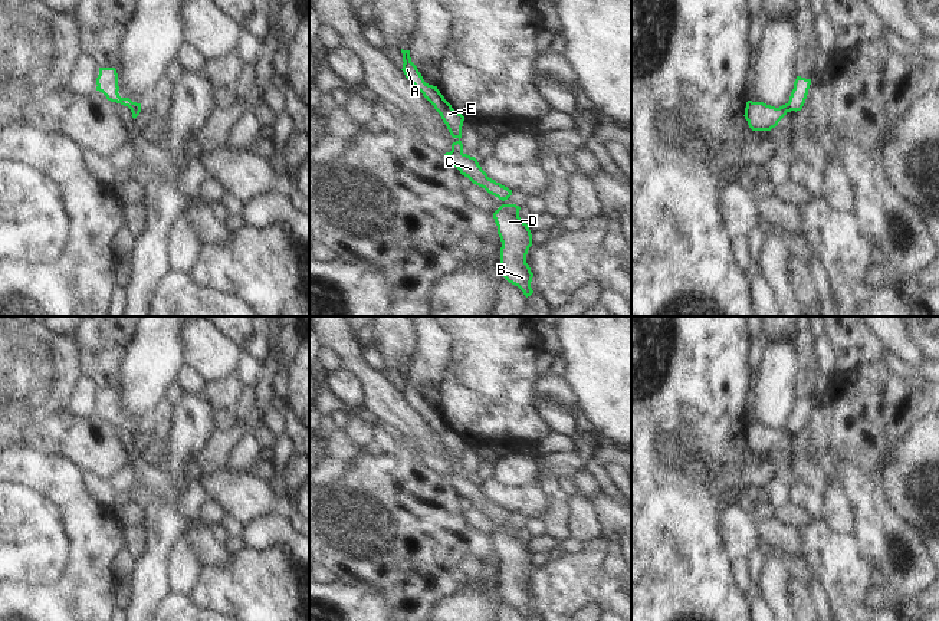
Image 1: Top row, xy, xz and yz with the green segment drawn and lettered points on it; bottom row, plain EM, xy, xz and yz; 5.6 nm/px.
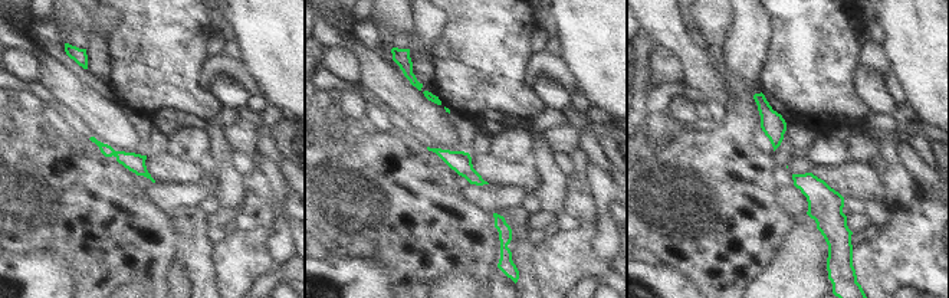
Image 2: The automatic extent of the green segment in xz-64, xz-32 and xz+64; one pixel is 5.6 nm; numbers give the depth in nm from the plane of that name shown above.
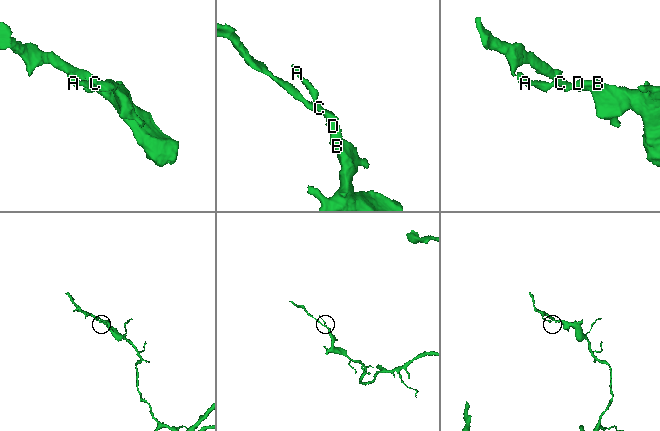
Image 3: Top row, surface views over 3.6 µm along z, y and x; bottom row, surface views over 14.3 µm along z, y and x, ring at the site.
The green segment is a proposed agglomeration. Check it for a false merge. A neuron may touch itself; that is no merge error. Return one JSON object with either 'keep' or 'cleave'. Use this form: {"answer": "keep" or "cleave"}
{"answer": "cleave"}

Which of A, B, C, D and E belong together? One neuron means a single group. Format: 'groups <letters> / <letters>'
groups A E / B C D

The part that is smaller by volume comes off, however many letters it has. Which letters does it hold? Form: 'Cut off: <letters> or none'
Cut off: A, E

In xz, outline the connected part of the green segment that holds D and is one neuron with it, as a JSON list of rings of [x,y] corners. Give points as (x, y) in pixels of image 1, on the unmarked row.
[[[503,525],[493,535],[493,540],[502,564],[499,594],[528,620],[533,615],[531,610],[533,595],[526,585],[532,556],[528,546],[521,542],[519,532],[516,526]]]

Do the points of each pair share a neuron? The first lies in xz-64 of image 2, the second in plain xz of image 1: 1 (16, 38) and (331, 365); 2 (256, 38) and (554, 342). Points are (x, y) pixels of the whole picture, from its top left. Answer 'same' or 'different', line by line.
1: same
2: different

